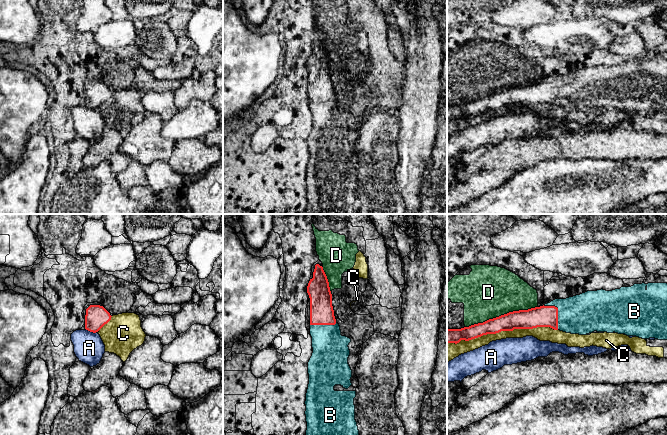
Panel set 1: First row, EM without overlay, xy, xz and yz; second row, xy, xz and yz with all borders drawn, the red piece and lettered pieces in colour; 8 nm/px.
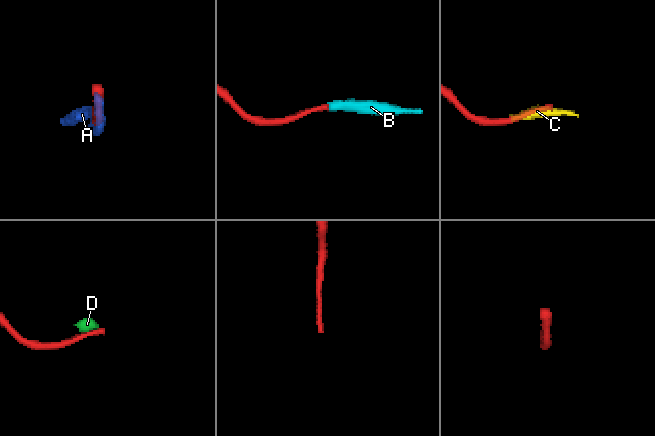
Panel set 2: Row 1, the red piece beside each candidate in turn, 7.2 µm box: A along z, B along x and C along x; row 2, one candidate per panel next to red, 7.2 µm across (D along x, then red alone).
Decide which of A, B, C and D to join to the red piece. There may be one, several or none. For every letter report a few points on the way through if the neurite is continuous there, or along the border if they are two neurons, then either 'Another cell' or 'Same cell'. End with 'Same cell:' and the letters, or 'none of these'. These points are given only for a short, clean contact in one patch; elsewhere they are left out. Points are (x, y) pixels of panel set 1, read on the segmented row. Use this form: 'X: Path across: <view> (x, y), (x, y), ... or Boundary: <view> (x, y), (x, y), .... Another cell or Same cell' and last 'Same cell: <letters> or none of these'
A: Another cell
B: Path across: yz (544, 316), (557, 312), (582, 314). Same cell
C: Another cell
D: Another cell
Same cell: B

